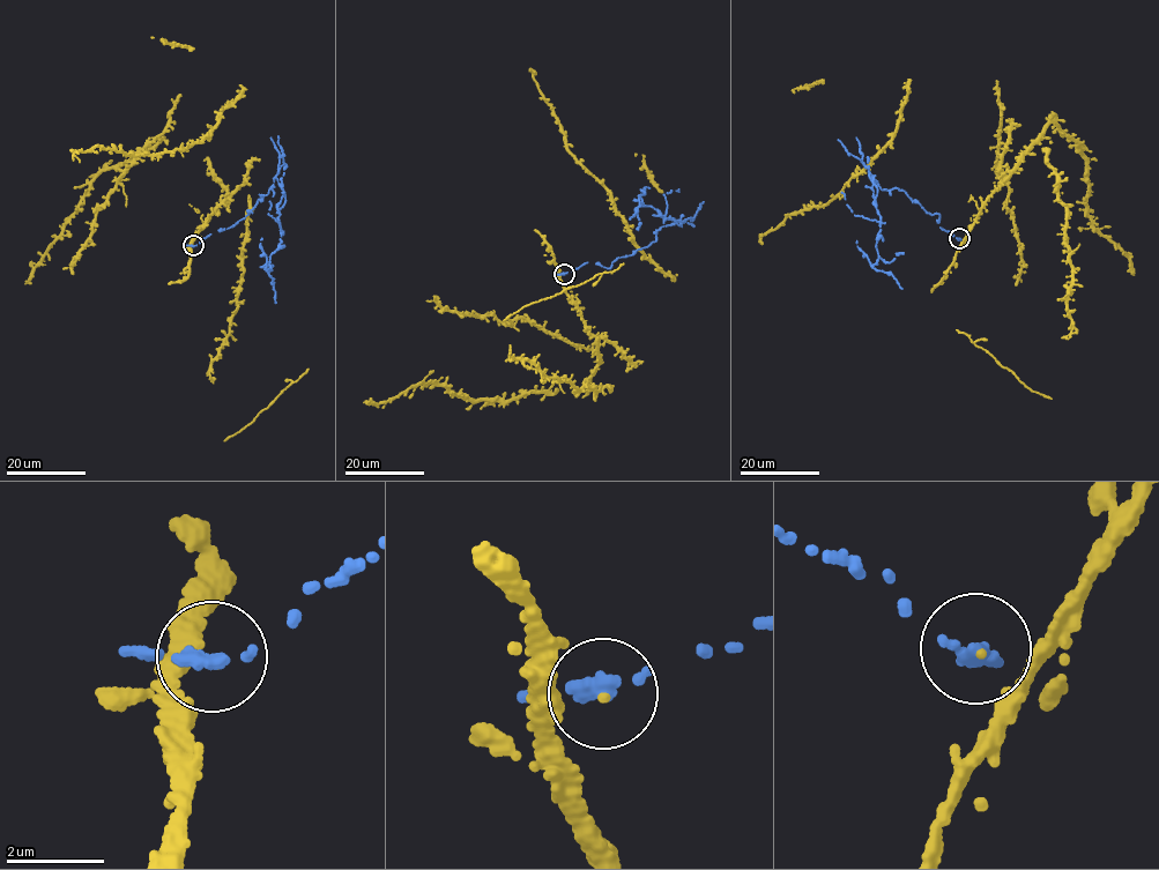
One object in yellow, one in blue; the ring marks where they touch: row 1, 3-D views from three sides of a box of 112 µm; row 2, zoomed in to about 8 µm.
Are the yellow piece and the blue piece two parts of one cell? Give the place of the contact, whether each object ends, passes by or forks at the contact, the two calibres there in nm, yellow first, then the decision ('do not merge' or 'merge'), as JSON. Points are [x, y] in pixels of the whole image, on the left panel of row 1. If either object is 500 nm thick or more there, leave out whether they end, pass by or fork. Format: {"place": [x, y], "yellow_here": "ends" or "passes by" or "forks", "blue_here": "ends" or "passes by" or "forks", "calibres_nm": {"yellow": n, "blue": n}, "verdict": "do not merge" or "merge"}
{"place": [193, 245], "yellow_here": "passes by", "blue_here": "ends", "calibres_nm": {"yellow": 60, "blue": 380}, "verdict": "do not merge"}

